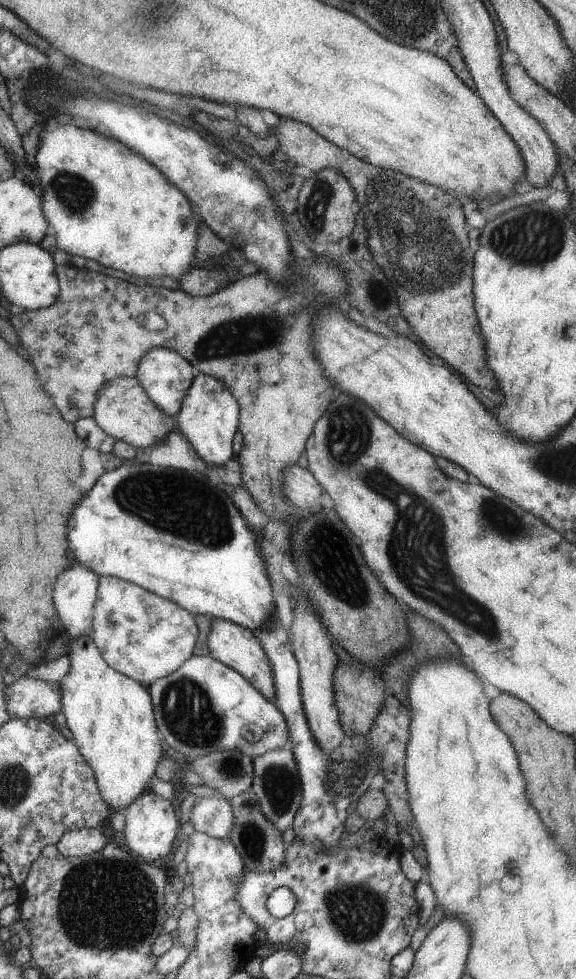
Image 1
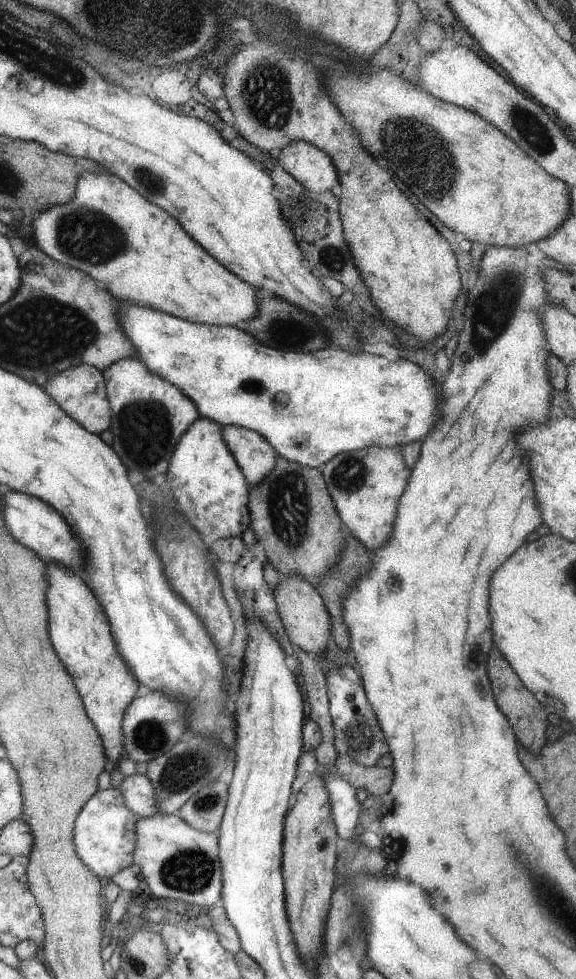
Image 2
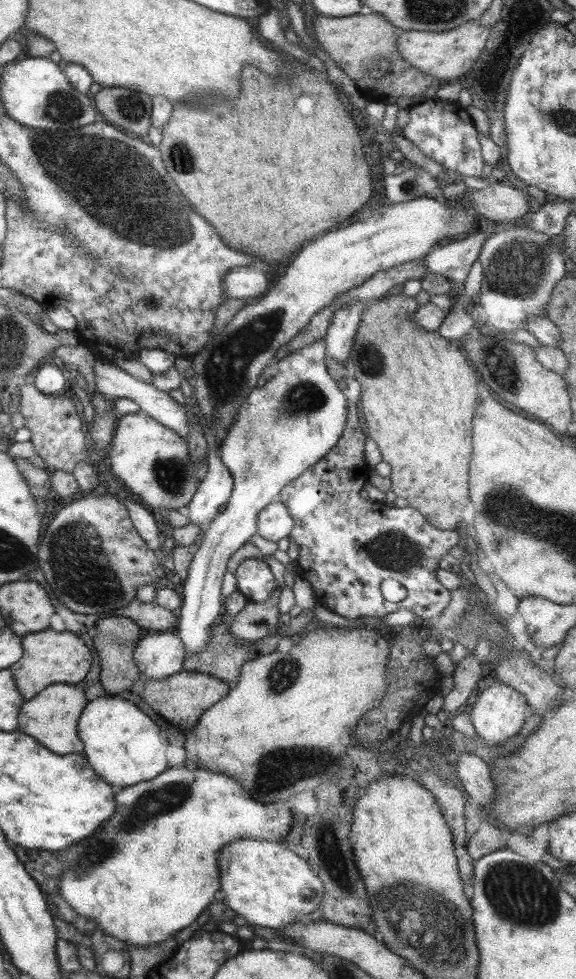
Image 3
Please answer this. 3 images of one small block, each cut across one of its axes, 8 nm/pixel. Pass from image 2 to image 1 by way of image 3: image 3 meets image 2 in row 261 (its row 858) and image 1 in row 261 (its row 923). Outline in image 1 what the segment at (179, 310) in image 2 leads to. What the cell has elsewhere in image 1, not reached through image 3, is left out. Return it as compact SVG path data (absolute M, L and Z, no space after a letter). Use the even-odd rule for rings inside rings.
M60 119L60 124L58 128L54 128L54 130L50 130L50 132L46 132L44 136L42 136L42 140L39 141L37 154L35 156L36 160L36 170L38 172L38 178L40 178L40 186L42 188L39 190L40 200L42 200L42 208L44 208L44 216L46 216L46 220L48 220L48 224L50 224L50 233L53 233L56 236L56 248L59 248L59 253L63 251L67 255L67 257L72 256L82 256L82 258L86 258L86 260L94 260L94 262L98 262L104 266L104 268L113 273L113 270L120 270L120 272L124 272L124 274L128 274L128 276L138 276L140 278L164 278L164 276L170 276L174 280L178 280L184 272L188 272L190 268L193 266L192 261L195 259L194 252L196 252L196 240L198 240L198 224L196 224L196 220L194 220L194 212L192 212L192 206L190 206L190 202L186 200L186 196L176 188L176 186L172 186L172 184L166 184L168 180L160 174L160 170L156 170L152 164L148 164L148 160L144 160L140 154L136 154L136 152L132 152L132 150L128 150L128 148L124 148L124 144L118 144L118 142L114 142L114 140L108 140L106 136L100 136L100 134L96 134L96 132L92 132L90 129L83 129L76 127L74 125L70 125L65 123L63 119Z

